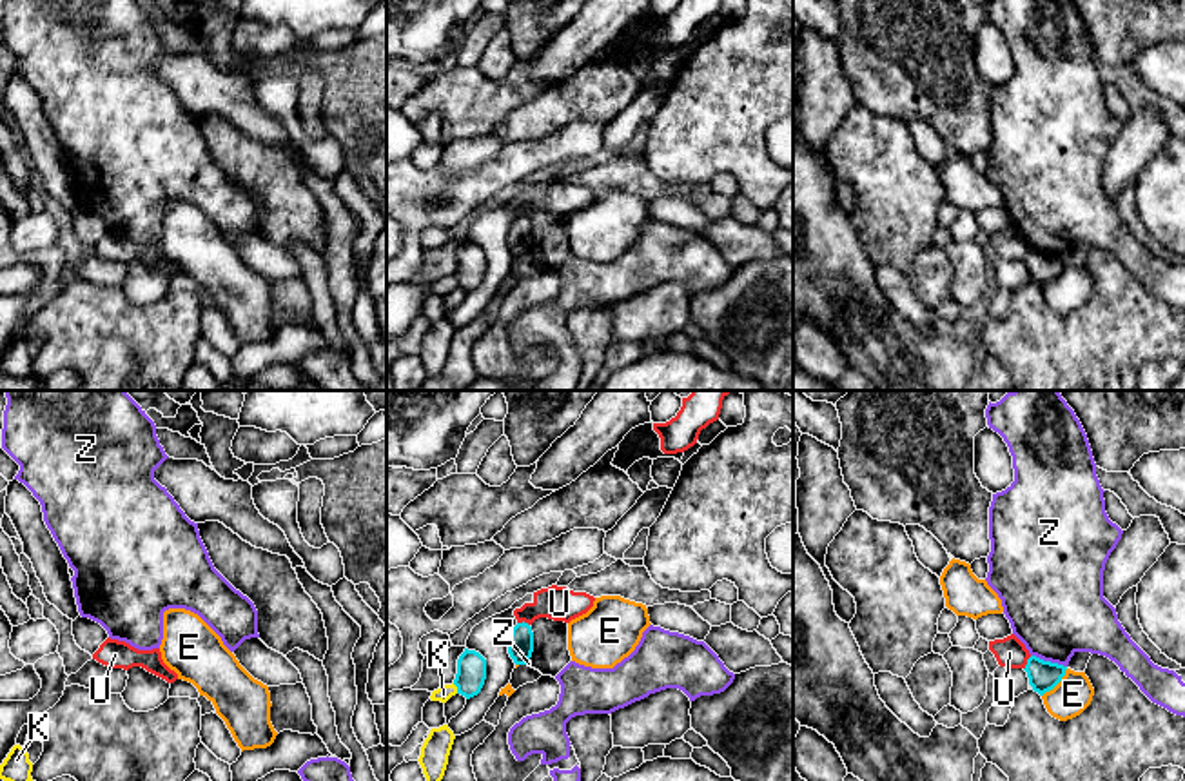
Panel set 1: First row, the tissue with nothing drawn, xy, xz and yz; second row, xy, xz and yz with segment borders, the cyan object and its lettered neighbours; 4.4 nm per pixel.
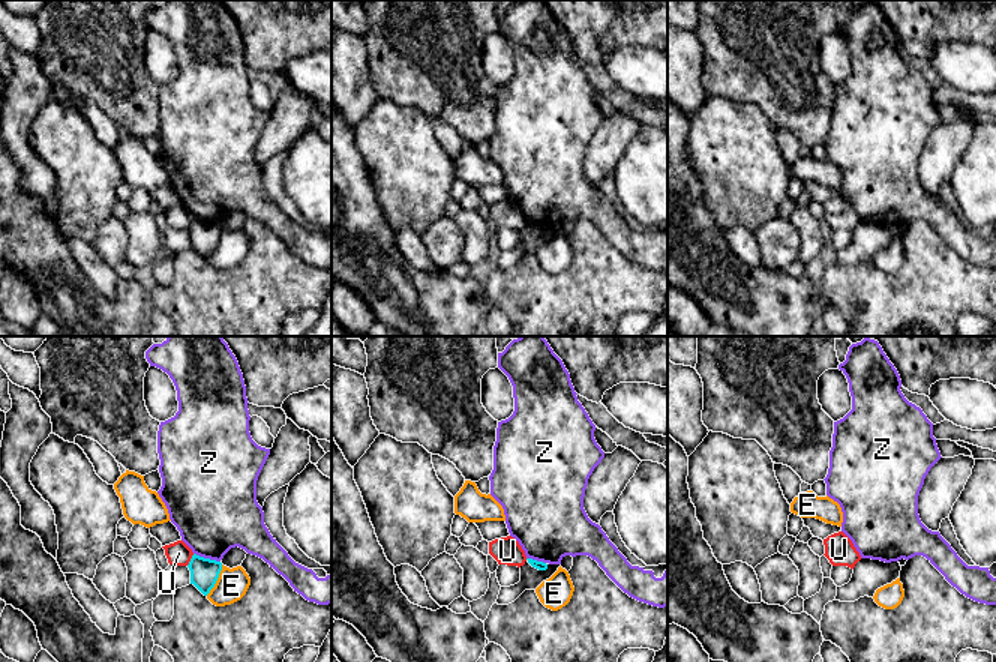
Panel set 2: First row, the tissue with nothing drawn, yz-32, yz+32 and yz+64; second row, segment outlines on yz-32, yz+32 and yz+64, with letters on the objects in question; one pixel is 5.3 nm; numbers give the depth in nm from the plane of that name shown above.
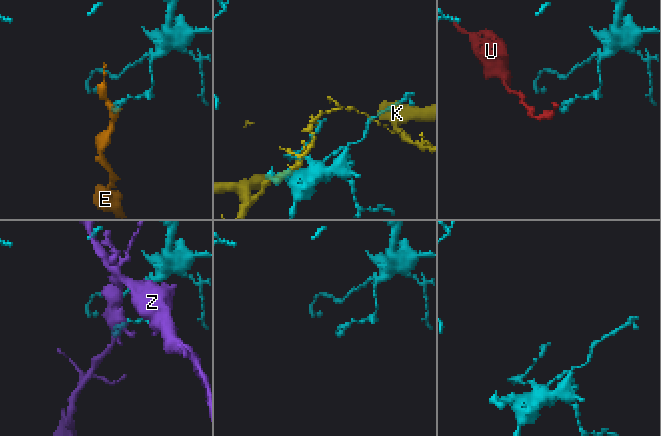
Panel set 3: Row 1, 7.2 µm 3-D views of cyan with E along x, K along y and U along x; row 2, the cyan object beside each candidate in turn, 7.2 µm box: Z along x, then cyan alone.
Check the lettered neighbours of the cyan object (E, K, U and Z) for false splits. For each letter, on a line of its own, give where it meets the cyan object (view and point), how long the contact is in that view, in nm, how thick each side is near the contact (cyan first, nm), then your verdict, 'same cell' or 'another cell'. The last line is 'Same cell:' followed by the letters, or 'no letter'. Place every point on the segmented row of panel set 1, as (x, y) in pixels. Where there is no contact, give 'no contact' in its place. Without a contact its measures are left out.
E: yz (1057, 683) | 170 nm | 140/170 nm | another cell
K: xz (458, 689) | 50 nm | 130/70 nm | another cell
U: yz (1028, 663) | 70 nm | 140/140 nm | another cell
Z: yz (1049, 662) | 170 nm | 140/440 nm | another cell
Same cell: no letter

